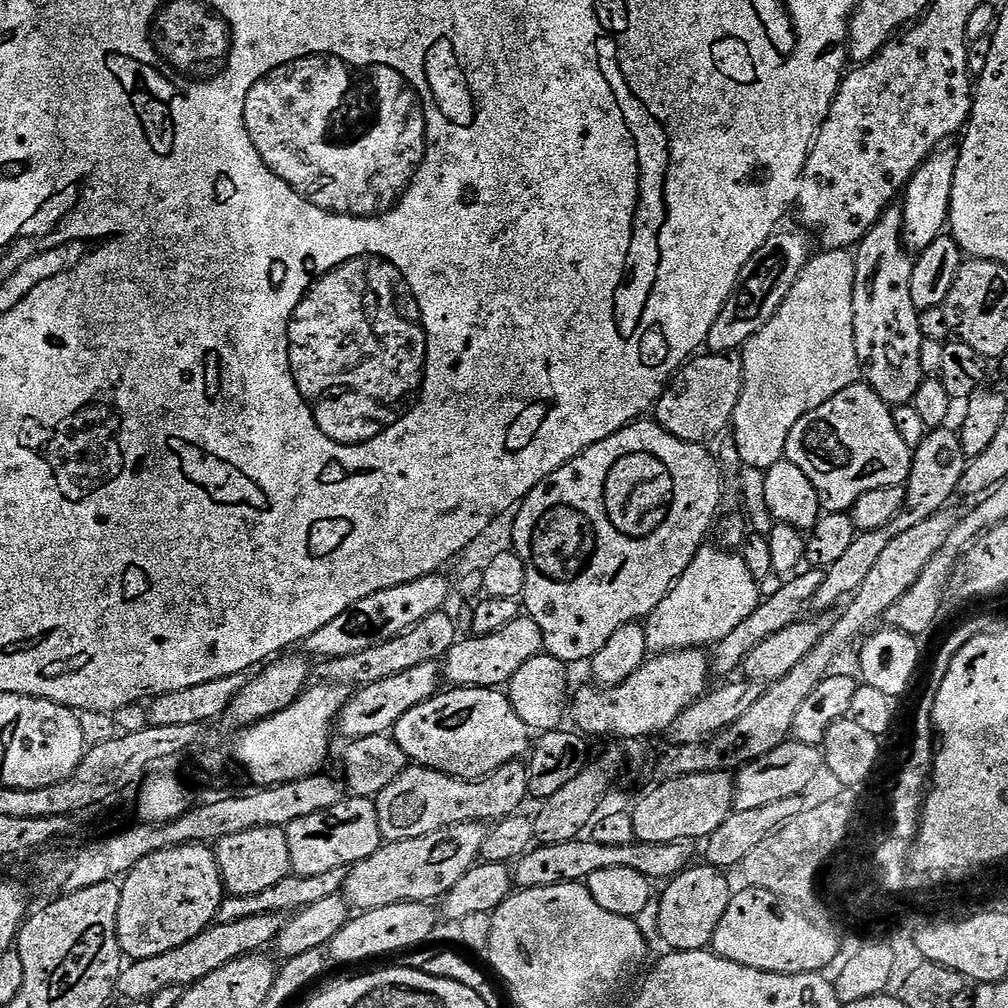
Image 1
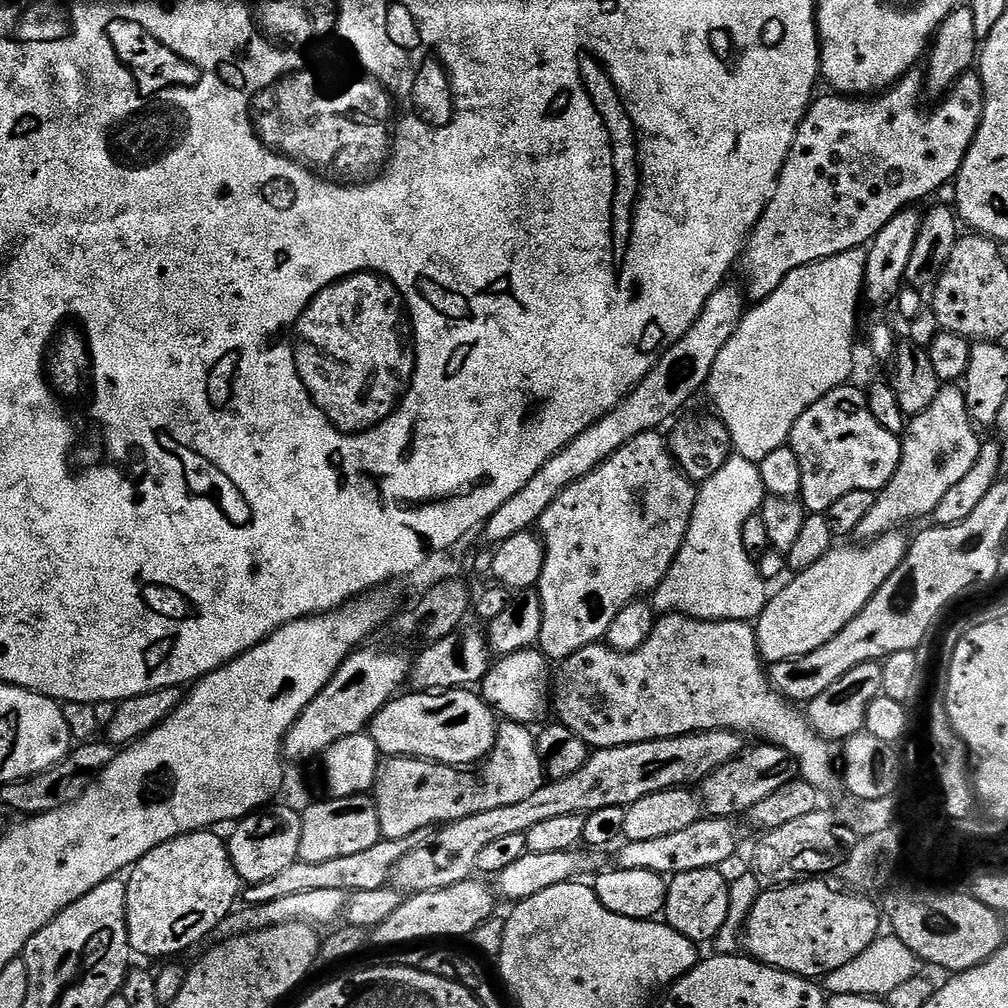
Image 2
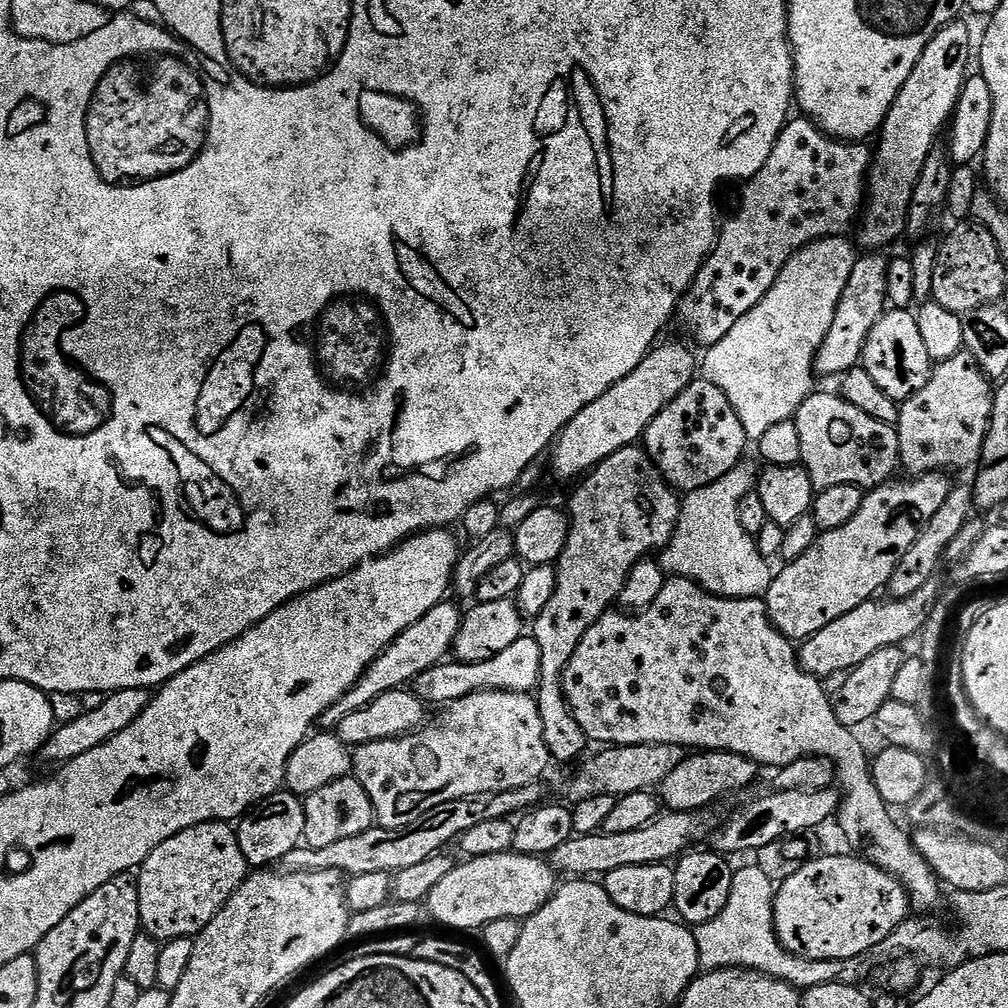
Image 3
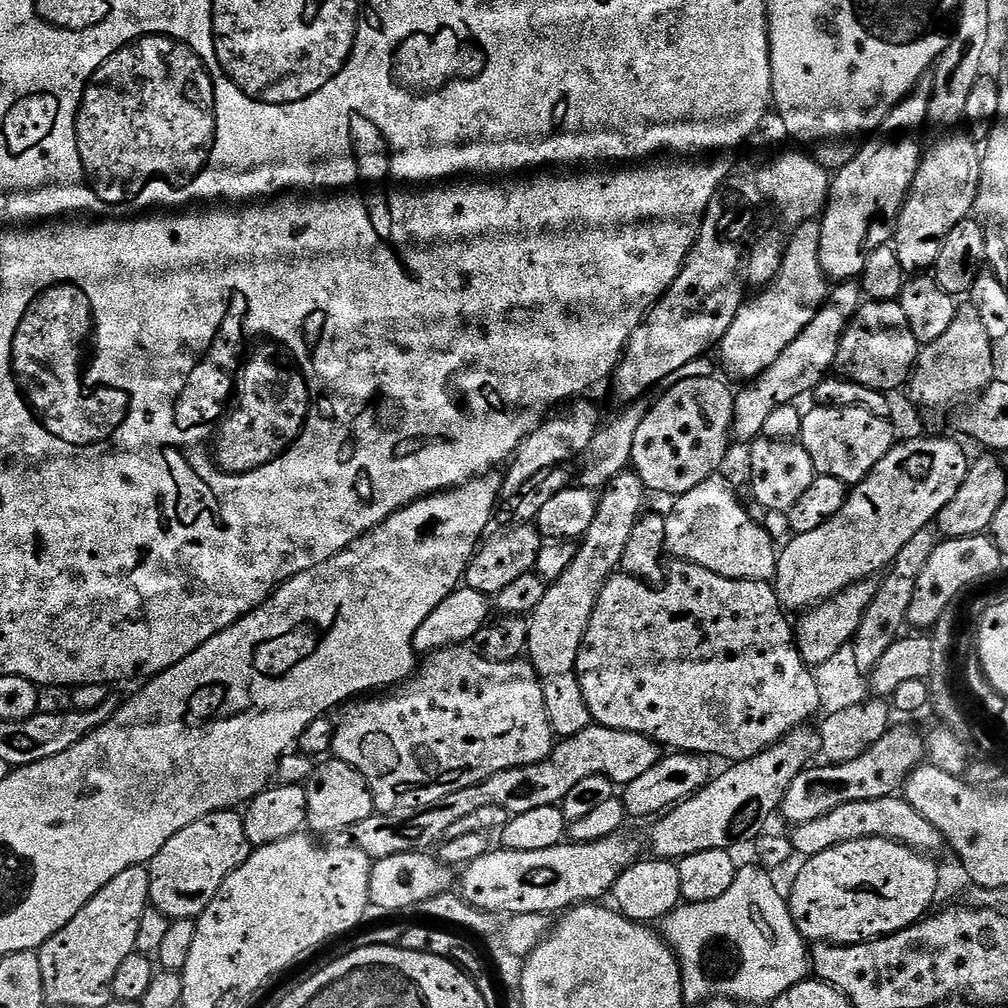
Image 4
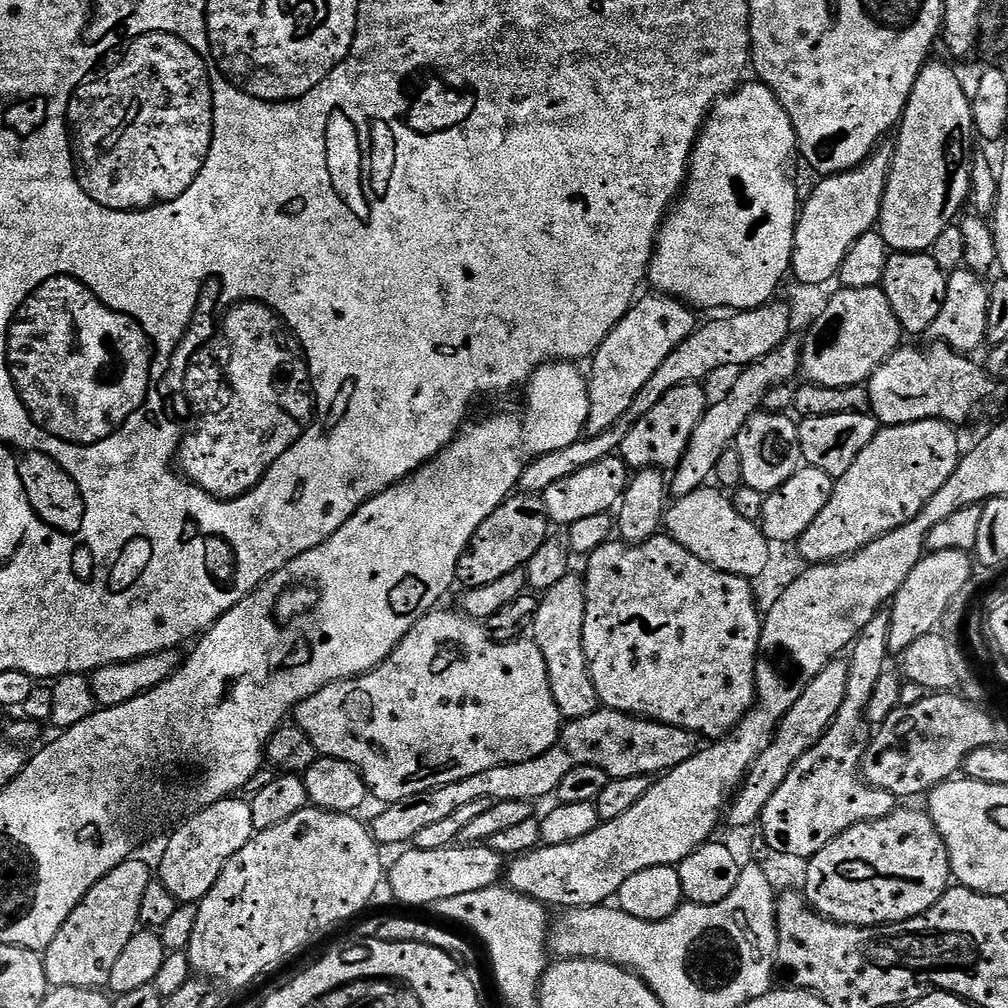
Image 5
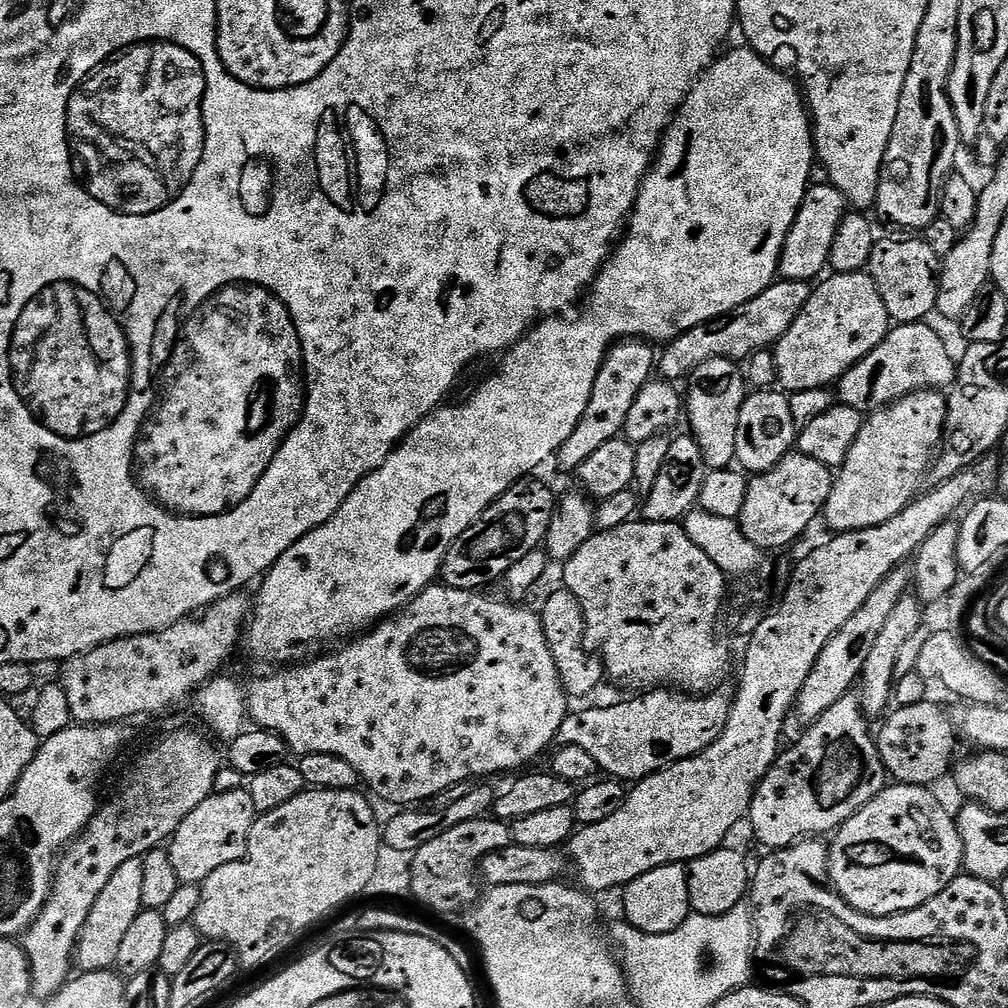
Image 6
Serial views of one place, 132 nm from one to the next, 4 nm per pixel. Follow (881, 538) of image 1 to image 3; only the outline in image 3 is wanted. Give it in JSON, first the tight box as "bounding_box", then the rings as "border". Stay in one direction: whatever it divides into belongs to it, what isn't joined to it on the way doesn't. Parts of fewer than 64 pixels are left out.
{"bounding_box":[894,351,993,477],"border":[[[968,351],[939,361],[933,367],[930,382],[900,404],[900,421],[894,427],[900,443],[903,471],[918,477],[948,474],[951,468],[971,469],[979,461],[988,433],[993,393],[993,381],[985,376]]]}

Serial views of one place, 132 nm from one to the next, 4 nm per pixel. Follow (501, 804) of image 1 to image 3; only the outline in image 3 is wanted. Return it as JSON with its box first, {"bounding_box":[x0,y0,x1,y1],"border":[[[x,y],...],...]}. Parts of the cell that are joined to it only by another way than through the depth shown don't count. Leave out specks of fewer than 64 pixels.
{"bounding_box":[354,692,550,828],"border":[[[476,692],[456,700],[443,709],[444,728],[431,728],[425,726],[419,732],[413,732],[410,736],[399,736],[393,740],[383,740],[382,742],[372,742],[370,744],[359,745],[354,752],[354,775],[362,782],[366,794],[370,794],[370,802],[376,811],[376,824],[382,828],[409,828],[414,822],[418,822],[427,812],[433,812],[444,804],[449,804],[455,800],[471,800],[473,798],[487,798],[496,795],[497,792],[509,792],[525,788],[527,784],[537,783],[540,775],[547,770],[550,765],[550,757],[546,750],[546,738],[542,738],[542,718],[536,705],[535,699],[529,693],[518,692]]]}

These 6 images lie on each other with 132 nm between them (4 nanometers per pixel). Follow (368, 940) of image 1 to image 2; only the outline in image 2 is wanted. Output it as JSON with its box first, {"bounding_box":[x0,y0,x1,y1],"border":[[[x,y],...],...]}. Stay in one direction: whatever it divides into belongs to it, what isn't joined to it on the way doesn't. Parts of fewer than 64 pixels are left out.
{"bounding_box":[370,878,494,944],"border":[[[469,878],[454,886],[446,886],[429,892],[417,892],[401,899],[398,910],[386,918],[377,928],[371,929],[370,940],[376,944],[408,944],[411,940],[428,940],[431,936],[471,937],[478,926],[492,919],[494,892],[480,878]]]}

